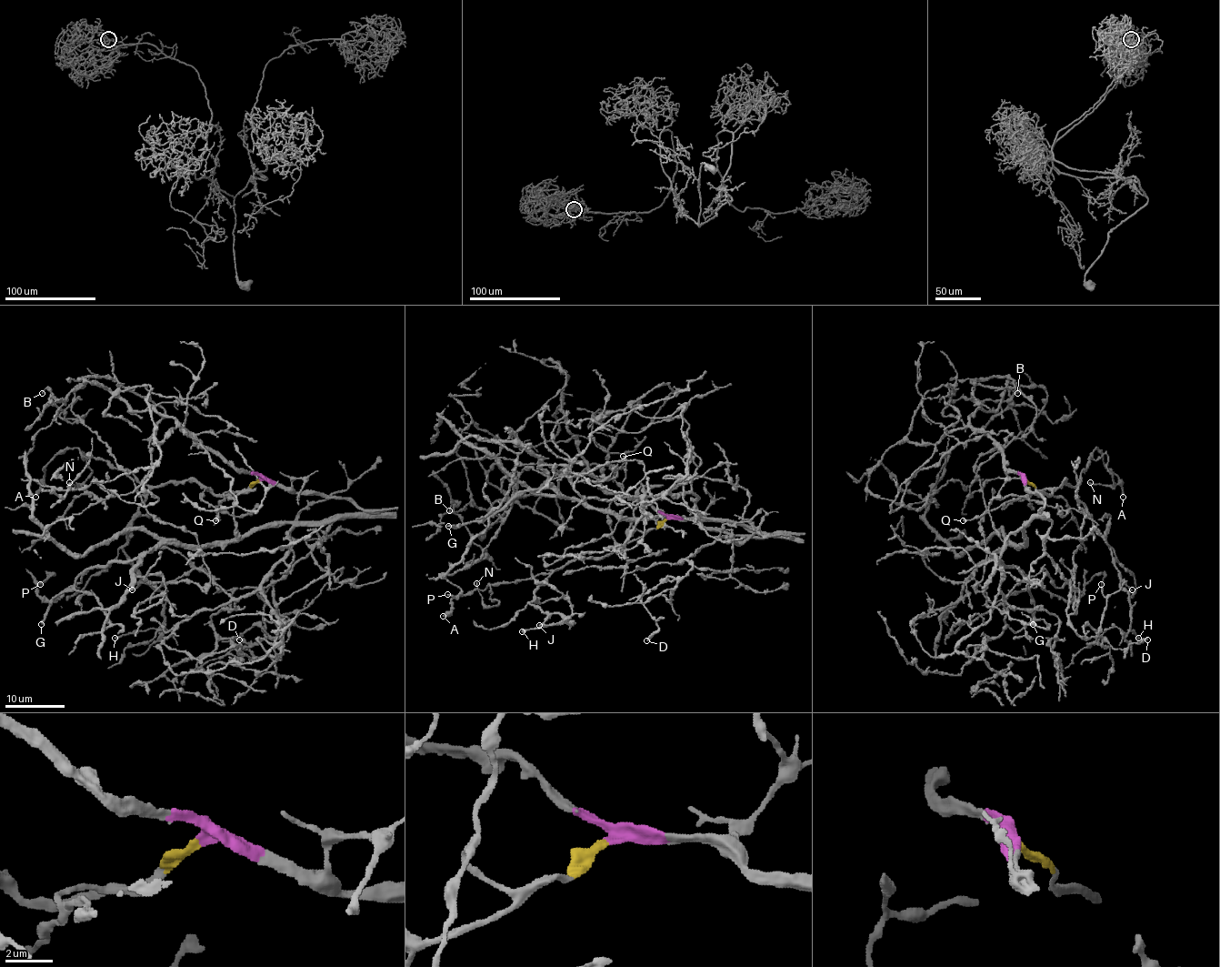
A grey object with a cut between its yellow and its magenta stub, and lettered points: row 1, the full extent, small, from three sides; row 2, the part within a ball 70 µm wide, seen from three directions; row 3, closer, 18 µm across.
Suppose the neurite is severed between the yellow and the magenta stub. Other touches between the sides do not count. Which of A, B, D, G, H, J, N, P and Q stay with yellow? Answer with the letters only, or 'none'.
A, H, J, N, Q

